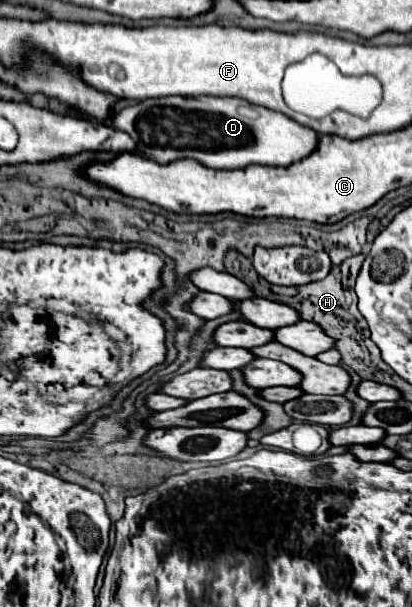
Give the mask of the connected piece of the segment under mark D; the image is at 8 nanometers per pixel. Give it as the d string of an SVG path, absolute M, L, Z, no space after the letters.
M236 97L144 99L102 119L102 123L128 133L138 153L160 165L190 157L216 169L240 169L248 165L288 167L310 155L318 143L318 135L310 127L298 125L278 111Z

